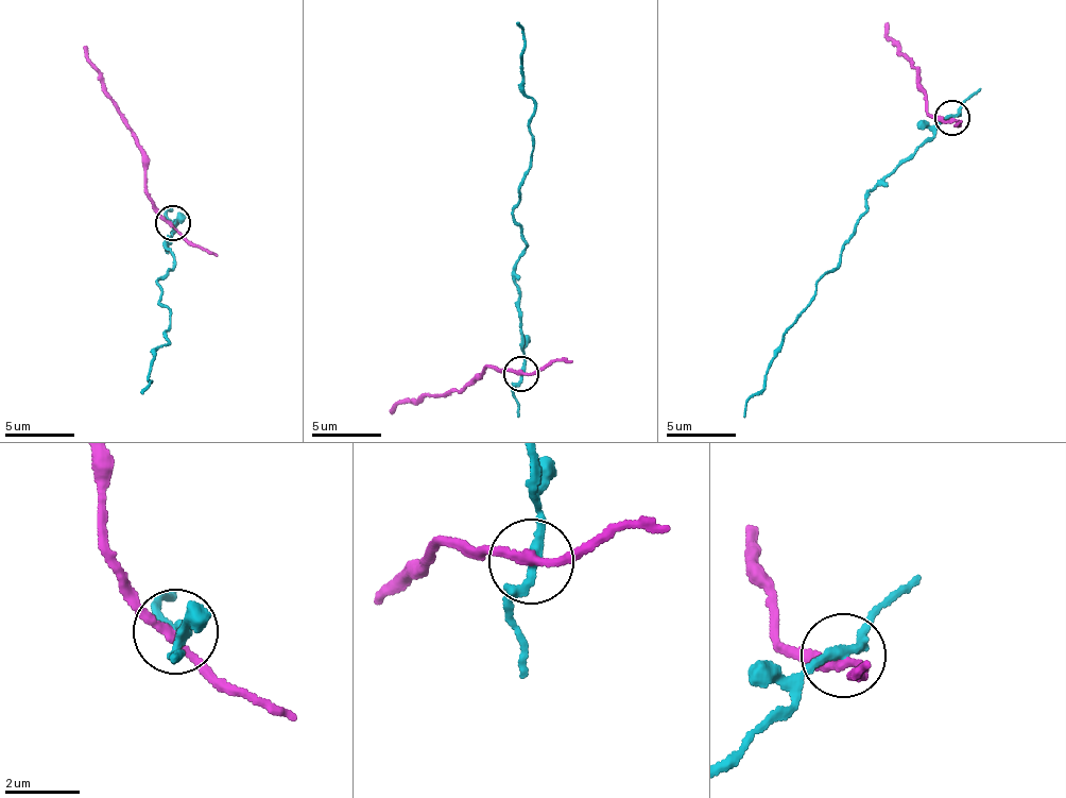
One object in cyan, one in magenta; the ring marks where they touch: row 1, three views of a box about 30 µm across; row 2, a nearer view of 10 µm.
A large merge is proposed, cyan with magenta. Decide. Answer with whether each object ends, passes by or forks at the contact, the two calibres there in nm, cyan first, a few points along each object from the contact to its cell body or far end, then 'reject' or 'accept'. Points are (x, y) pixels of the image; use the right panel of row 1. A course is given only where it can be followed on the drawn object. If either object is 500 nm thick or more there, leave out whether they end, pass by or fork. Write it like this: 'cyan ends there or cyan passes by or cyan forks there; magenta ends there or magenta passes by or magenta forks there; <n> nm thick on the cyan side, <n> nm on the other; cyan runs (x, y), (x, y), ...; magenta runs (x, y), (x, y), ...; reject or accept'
cyan passes by; magenta passes by; 240 nm thick on the cyan side, 200 nm on the other; cyan runs (953, 118), (874, 188), (840, 264), (817, 283), (813, 300), (788, 330), (767, 384), (749, 401), (743, 419); magenta runs (953, 118), (926, 112), (926, 88), (917, 69), (887, 33), (889, 20); reject

